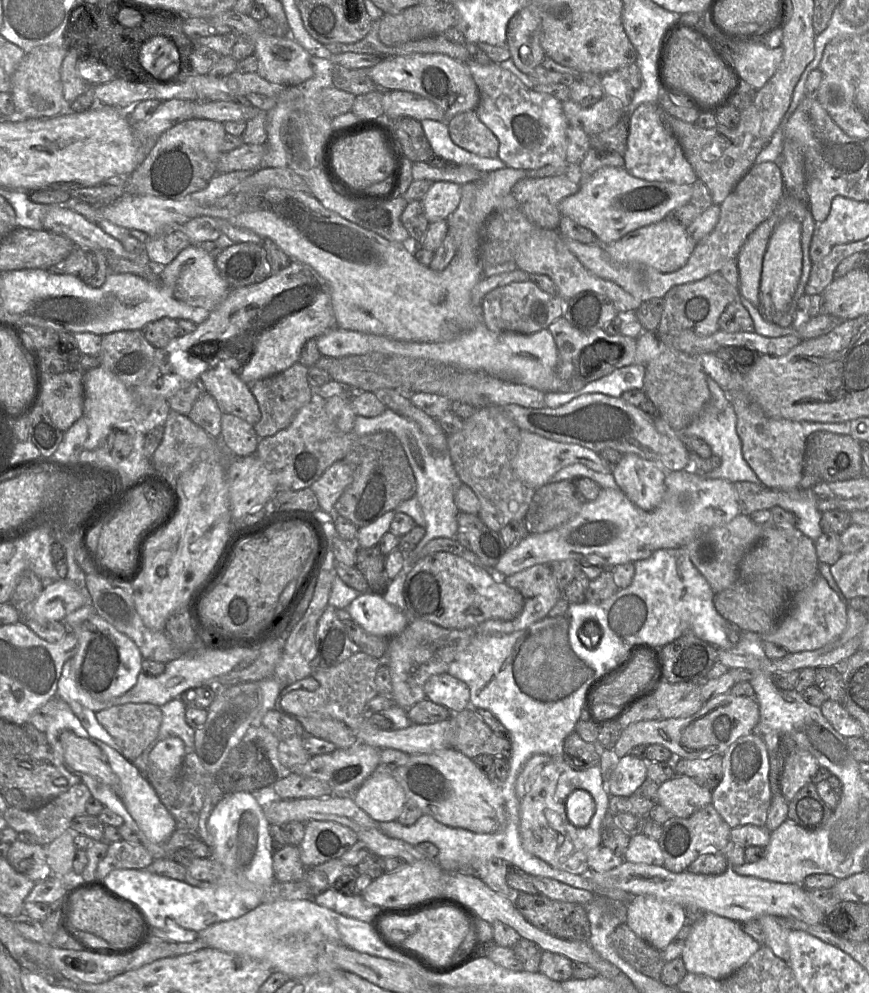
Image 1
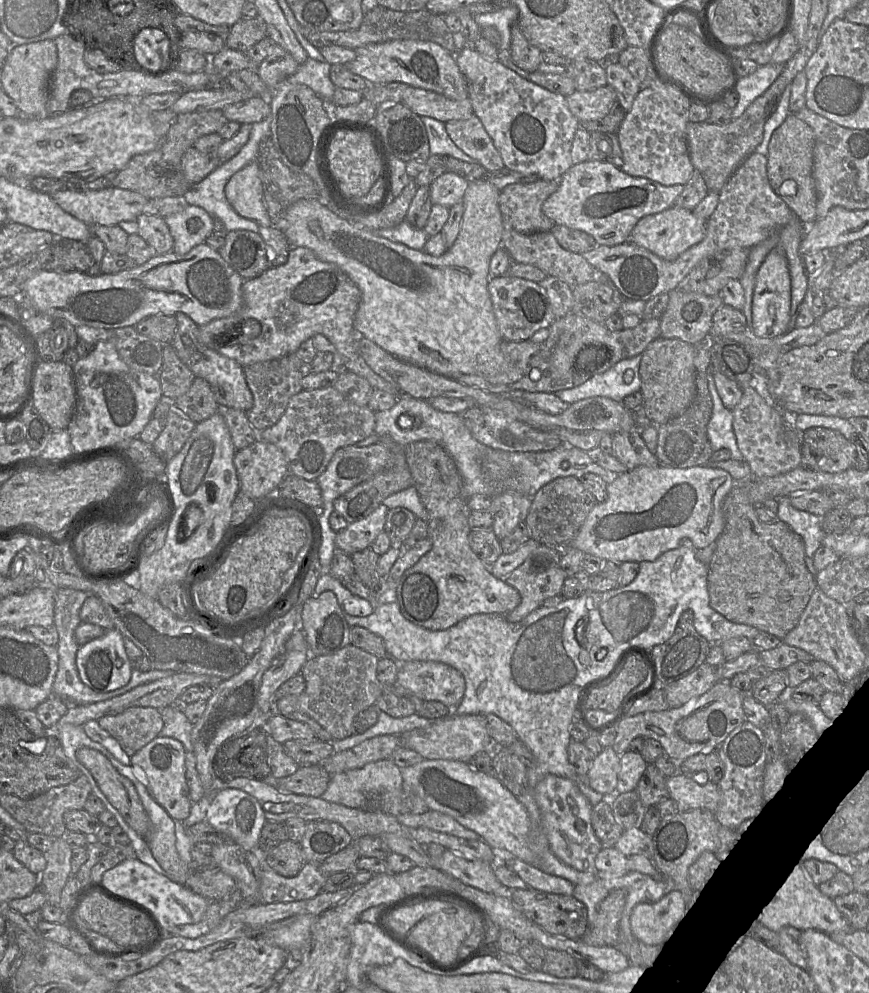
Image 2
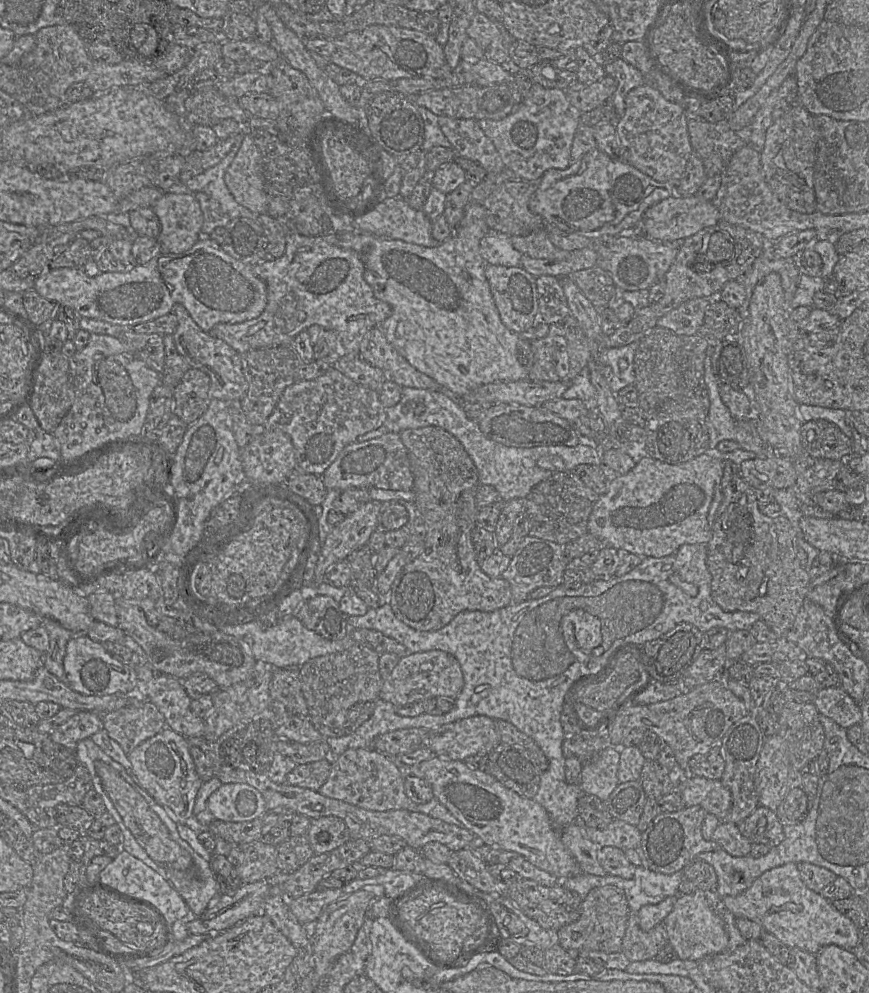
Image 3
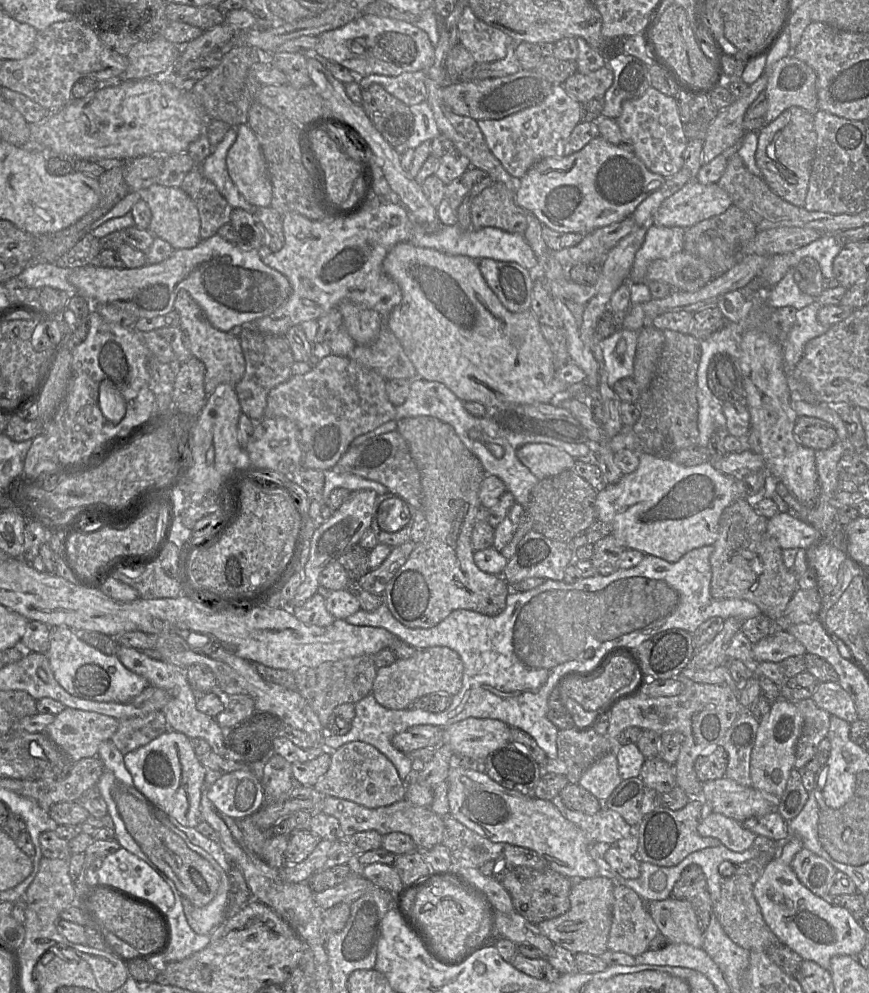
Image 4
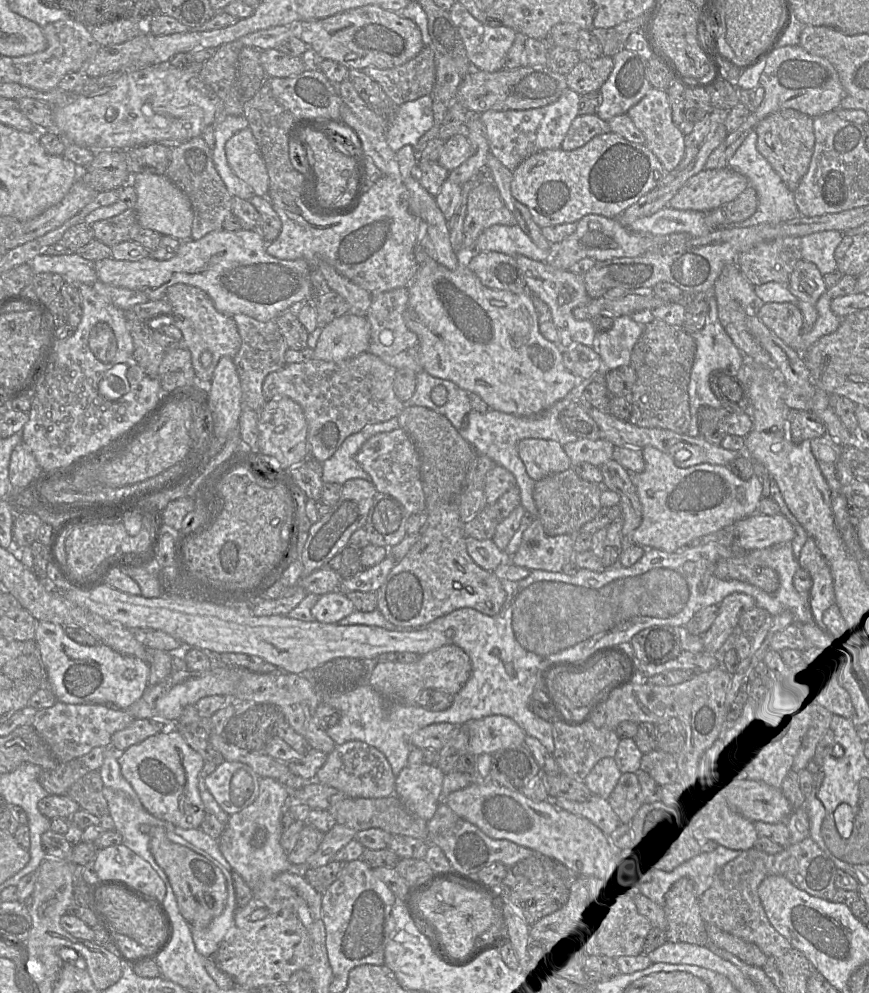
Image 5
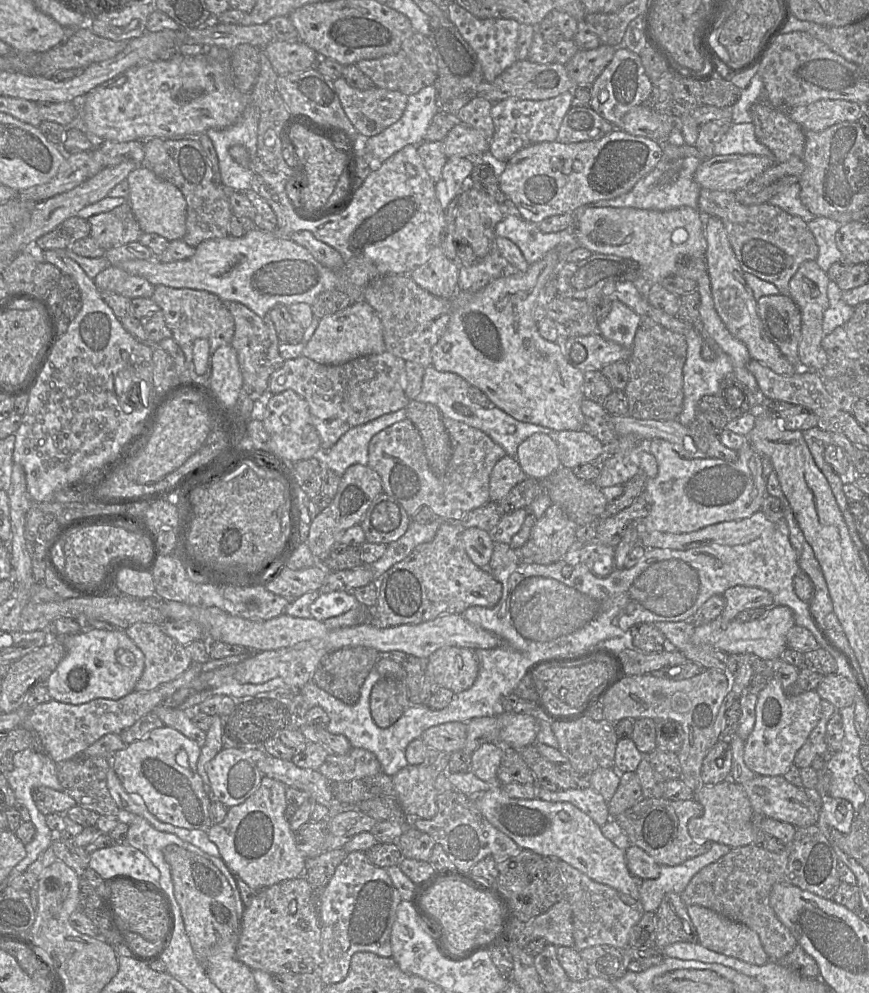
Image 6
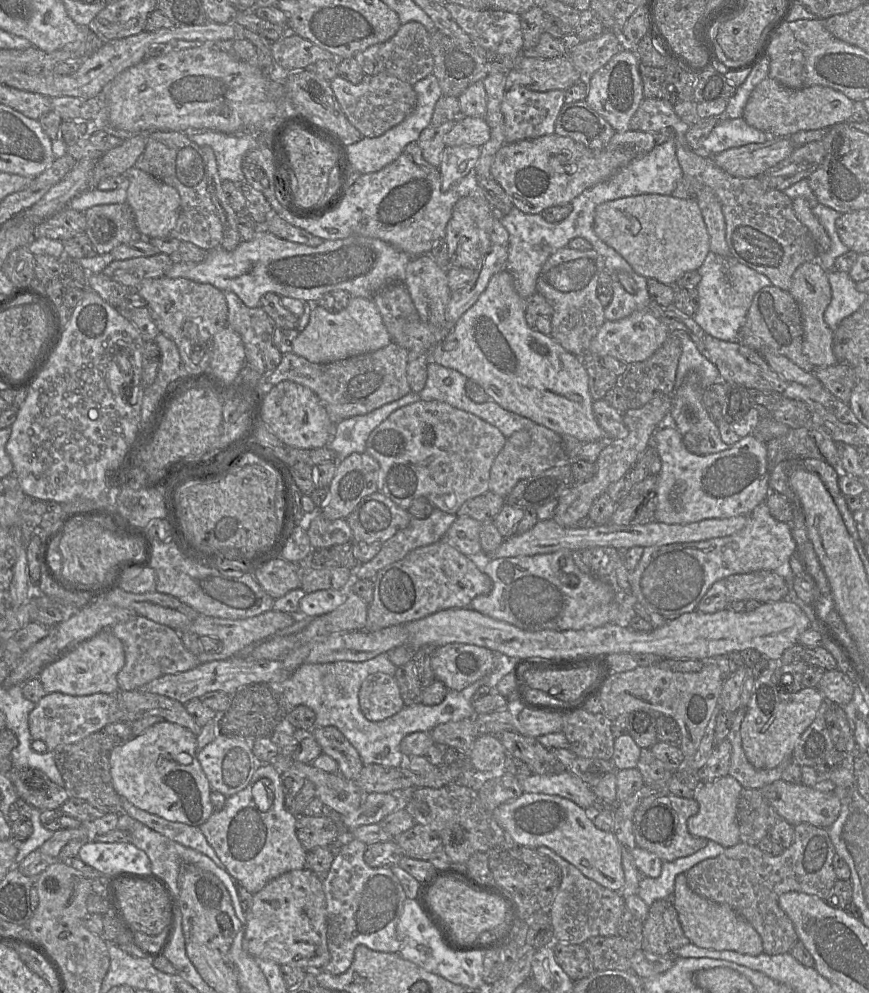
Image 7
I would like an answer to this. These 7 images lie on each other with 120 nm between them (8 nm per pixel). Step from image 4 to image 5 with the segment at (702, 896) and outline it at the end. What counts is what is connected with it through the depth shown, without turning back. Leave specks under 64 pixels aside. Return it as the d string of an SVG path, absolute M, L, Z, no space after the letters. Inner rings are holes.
M683 877L671 886L663 907L667 920L667 941L708 947L706 923L701 916L694 882L690 878Z

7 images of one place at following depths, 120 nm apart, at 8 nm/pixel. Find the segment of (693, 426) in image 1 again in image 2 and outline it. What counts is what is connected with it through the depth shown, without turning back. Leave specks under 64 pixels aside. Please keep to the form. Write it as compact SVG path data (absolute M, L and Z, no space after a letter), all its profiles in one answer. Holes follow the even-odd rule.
M711 365L706 374L708 390L712 398L712 415L707 425L708 439L712 451L728 449L731 459L745 461L737 447L736 437L733 431L733 413L726 408L718 394Z

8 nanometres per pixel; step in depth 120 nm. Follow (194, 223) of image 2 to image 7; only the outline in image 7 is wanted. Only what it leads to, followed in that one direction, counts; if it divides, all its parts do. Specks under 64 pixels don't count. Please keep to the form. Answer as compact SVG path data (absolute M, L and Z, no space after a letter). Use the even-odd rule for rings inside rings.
M131 168L127 171L126 177L129 180L127 189L127 204L131 208L137 228L144 239L167 237L176 225L181 199L179 192L148 173Z

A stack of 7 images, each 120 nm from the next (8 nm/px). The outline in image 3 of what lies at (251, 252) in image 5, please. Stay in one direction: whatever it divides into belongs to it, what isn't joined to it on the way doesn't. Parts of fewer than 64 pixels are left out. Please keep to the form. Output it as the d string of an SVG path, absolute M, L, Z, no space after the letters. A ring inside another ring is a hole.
M209 236L202 237L199 239L191 249L183 252L174 254L171 252L162 252L146 264L134 265L130 267L128 271L125 272L102 272L96 276L89 276L83 268L57 268L57 269L48 269L46 272L41 274L35 279L34 290L41 295L42 297L53 301L60 306L68 306L78 312L81 317L92 318L105 321L113 325L119 325L122 327L134 327L137 324L154 320L161 316L164 316L172 312L173 306L176 303L182 304L194 322L205 332L209 332L216 324L219 323L241 323L247 320L257 318L266 308L267 305L267 285L266 283L258 277L252 266L246 265L228 253L226 253L221 245Z

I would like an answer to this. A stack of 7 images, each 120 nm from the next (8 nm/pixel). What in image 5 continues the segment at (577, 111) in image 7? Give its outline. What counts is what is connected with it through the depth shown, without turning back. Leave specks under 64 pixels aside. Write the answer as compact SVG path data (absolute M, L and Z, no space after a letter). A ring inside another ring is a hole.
M596 114L578 115L571 123L561 149L571 151L588 143L594 137L610 132L608 122Z

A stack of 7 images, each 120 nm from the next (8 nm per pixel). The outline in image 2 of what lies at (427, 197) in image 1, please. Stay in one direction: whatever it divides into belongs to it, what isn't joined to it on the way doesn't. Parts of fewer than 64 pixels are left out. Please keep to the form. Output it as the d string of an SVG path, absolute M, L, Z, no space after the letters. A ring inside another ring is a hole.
M446 171L430 185L432 205L438 204L451 208L463 201L468 185L469 182L464 177Z

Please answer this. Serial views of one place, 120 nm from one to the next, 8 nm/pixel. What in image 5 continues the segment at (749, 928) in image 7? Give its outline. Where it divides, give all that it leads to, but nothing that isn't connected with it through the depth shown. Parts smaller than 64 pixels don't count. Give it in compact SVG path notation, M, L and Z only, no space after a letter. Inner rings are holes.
M706 923L706 931L709 943L732 953L748 965L758 968L765 965L768 957L755 944L724 932L711 923Z

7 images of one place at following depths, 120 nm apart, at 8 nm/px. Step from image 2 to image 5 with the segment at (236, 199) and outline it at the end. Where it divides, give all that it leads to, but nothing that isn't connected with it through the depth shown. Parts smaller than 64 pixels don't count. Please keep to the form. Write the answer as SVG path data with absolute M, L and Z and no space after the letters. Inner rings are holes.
M249 127L240 130L226 142L225 153L235 175L251 186L255 195L267 196L270 190L267 168Z

